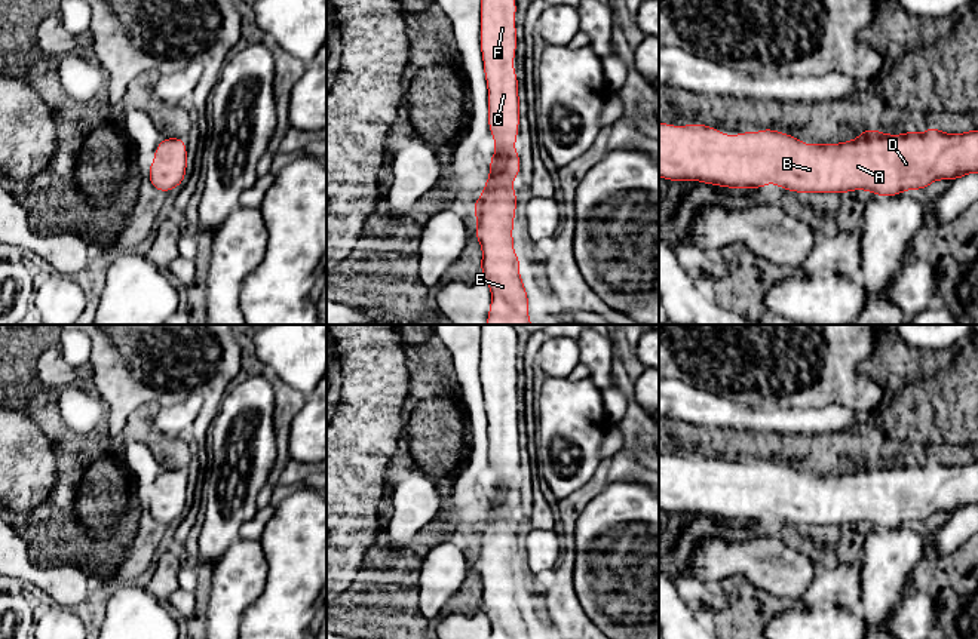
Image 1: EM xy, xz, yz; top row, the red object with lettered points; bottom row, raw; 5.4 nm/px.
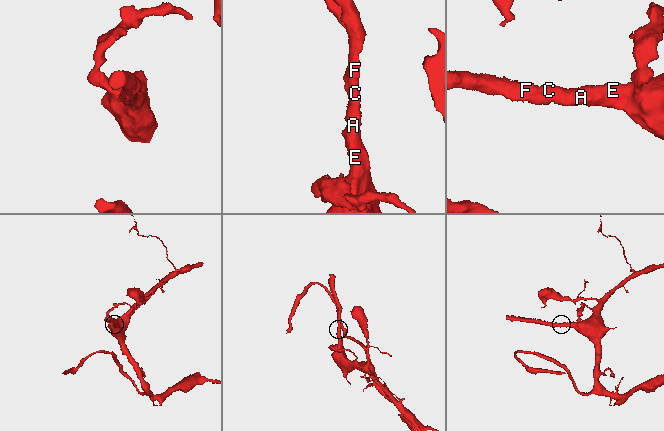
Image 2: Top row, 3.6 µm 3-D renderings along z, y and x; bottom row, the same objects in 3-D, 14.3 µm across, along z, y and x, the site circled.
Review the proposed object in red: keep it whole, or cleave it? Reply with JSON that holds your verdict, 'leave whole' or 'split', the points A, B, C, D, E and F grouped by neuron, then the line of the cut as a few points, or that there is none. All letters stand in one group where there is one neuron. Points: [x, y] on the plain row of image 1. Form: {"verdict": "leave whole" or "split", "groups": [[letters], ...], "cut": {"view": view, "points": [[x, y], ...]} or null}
{"verdict": "leave whole", "groups": [["A", "B", "C", "D", "E", "F"]], "cut": null}

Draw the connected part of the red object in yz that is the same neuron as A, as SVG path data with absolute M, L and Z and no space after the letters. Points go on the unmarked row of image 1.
M659 455L659 509L668 513L693 513L714 516L727 520L749 519L760 520L767 514L794 525L849 525L852 522L868 522L874 528L899 528L905 522L922 522L936 511L959 511L978 504L978 463L966 466L944 466L933 457L925 464L904 464L893 469L883 467L877 461L865 461L853 473L841 476L809 477L794 467L784 467L781 463L761 461L755 466L739 464L735 470L720 466L712 458L690 455L689 458L672 458Z

